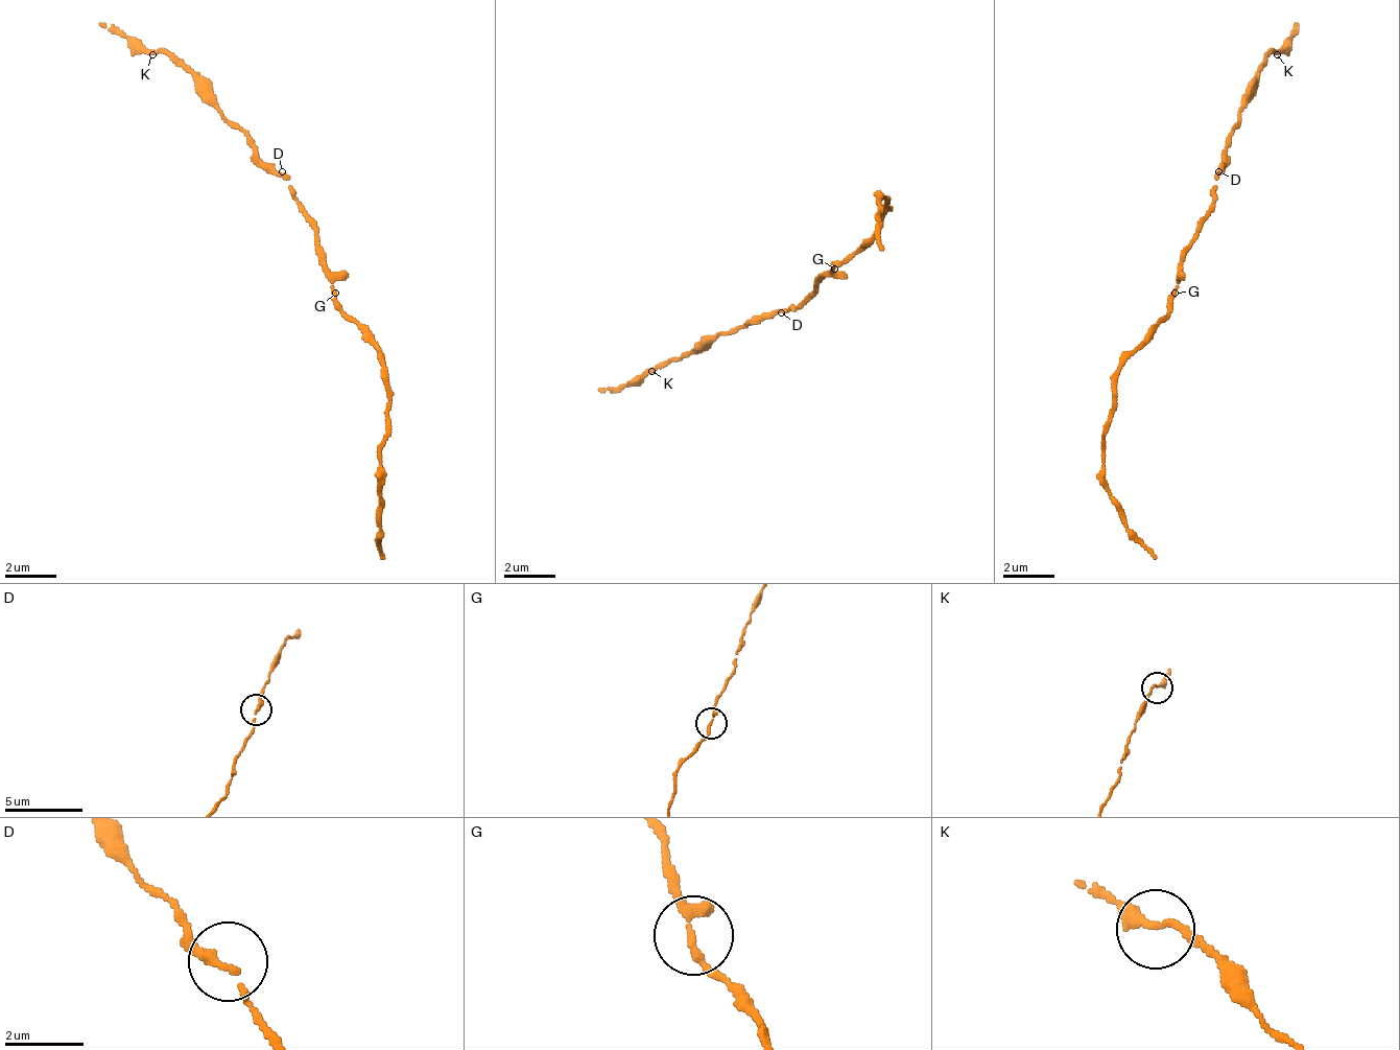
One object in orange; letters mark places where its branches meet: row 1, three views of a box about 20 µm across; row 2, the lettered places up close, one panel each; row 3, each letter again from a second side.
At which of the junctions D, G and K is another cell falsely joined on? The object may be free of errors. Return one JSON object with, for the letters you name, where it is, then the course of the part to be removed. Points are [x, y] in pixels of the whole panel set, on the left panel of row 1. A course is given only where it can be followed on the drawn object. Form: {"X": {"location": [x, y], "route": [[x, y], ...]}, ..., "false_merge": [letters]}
{"G": {"location": [335, 293], "route": [[333, 295], [379, 352], [385, 378], [385, 437], [379, 489], [385, 560]]}, "false_merge": ["G"]}

